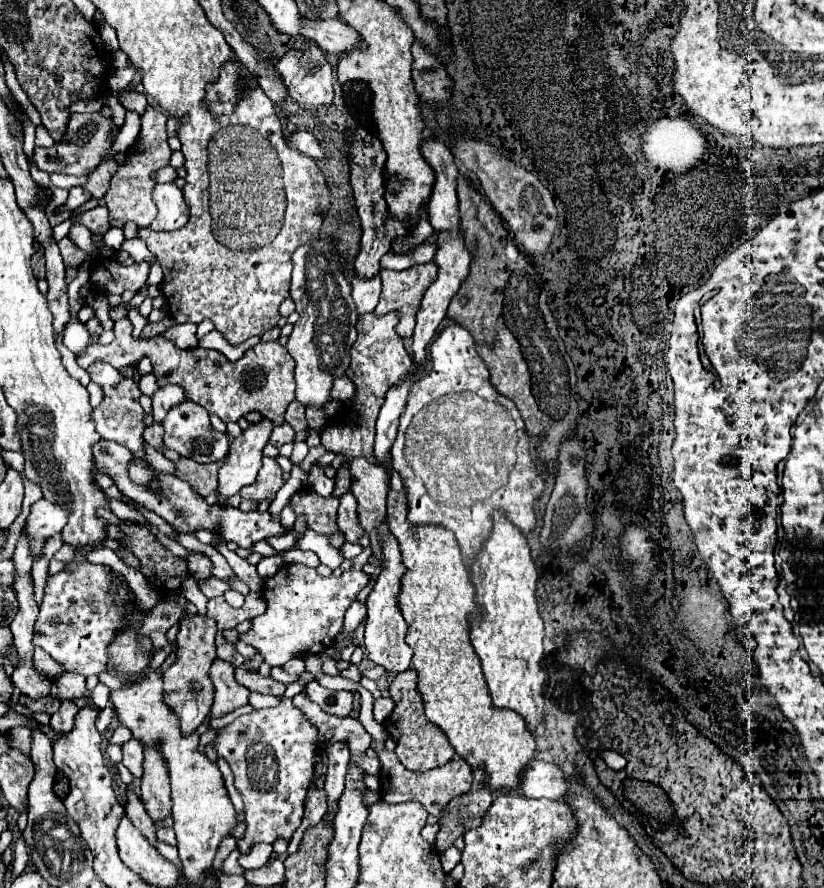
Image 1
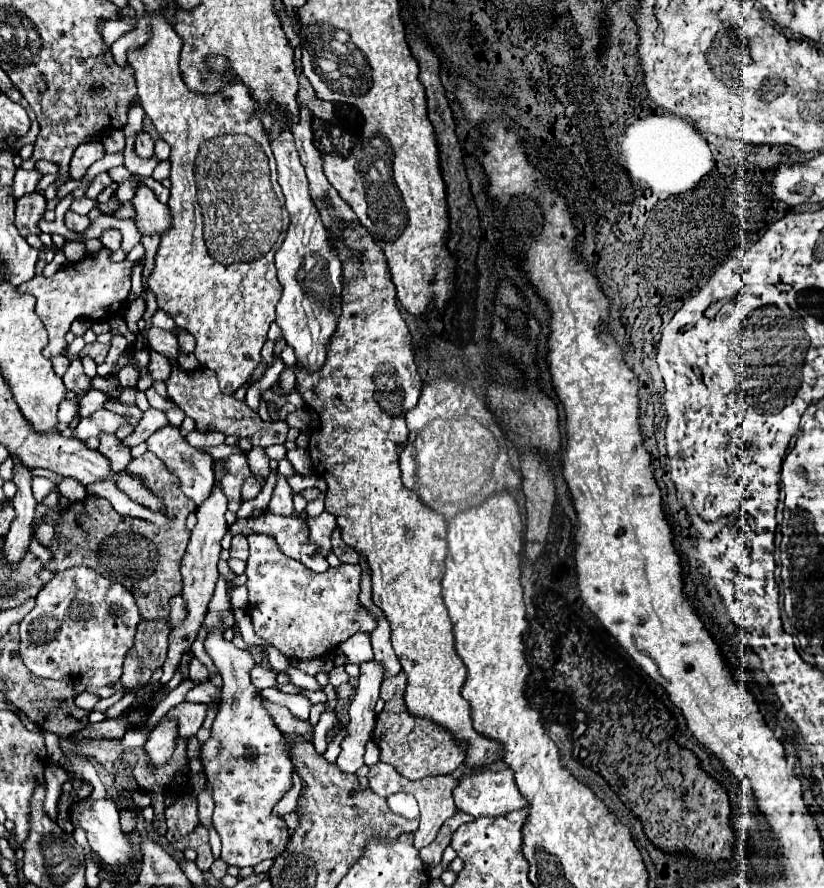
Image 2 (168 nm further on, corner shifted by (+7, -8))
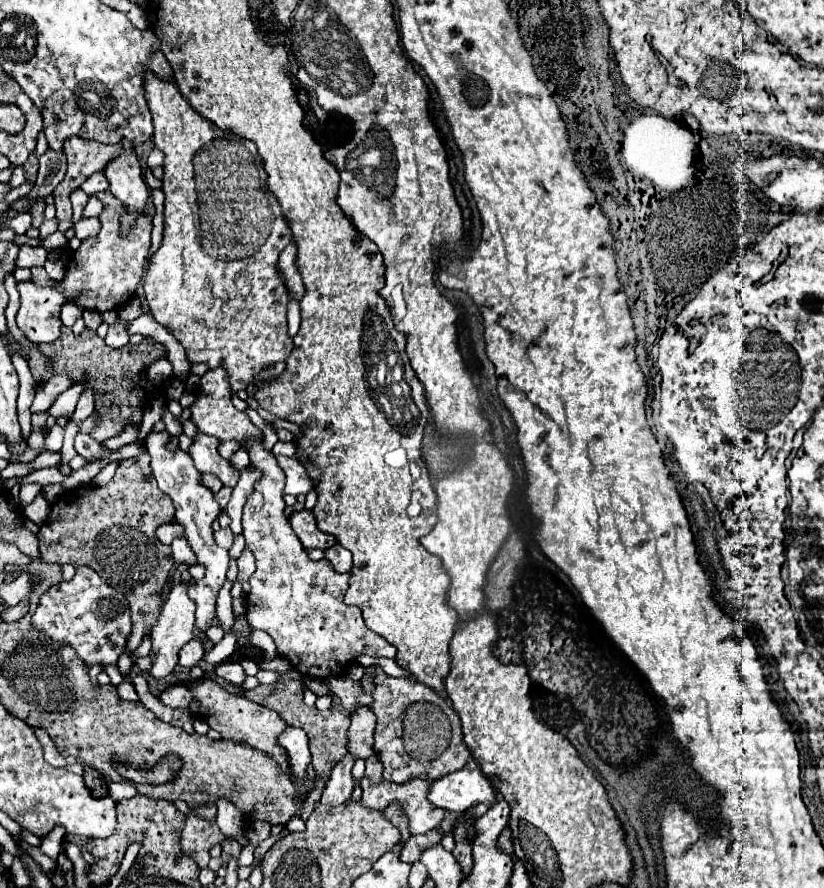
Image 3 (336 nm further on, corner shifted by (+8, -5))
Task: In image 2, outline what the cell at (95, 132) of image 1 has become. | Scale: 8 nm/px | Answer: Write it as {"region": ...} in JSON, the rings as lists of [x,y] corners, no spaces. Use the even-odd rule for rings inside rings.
{"region":[[[17,169],[15,173],[15,179],[13,179],[13,185],[11,185],[11,195],[15,199],[27,195],[27,193],[33,193],[37,183],[41,179],[41,173],[39,171],[25,171],[25,169]]]}

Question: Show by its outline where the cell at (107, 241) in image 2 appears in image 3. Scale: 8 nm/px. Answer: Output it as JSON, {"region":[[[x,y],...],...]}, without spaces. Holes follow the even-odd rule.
{"region":[[[82,218],[80,222],[74,224],[74,228],[76,228],[76,236],[80,240],[86,240],[100,232],[100,220],[98,218]]]}

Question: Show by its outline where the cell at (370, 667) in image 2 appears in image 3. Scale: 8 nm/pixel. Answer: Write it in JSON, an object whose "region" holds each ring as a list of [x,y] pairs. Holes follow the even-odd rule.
{"region":[[[348,750],[344,754],[344,758],[332,768],[330,780],[326,782],[326,790],[324,790],[322,800],[320,800],[322,804],[336,806],[336,804],[346,802],[352,796],[352,788],[354,788],[352,766],[354,766],[354,762],[356,762],[356,756]]]}

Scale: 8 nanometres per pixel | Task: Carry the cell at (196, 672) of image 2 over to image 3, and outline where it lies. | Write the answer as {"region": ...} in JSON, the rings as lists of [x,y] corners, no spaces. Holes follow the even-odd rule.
{"region":[[[194,638],[192,644],[186,644],[186,648],[182,648],[182,652],[180,652],[180,660],[178,660],[178,666],[182,666],[182,668],[192,668],[192,666],[196,666],[202,658],[204,658],[202,642]]]}

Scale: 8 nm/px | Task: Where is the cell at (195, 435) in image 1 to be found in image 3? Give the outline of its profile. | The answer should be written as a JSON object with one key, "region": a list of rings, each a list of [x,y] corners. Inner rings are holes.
{"region":[[[150,430],[148,436],[146,436],[146,440],[144,440],[144,446],[146,446],[148,454],[152,456],[150,466],[152,466],[156,482],[158,482],[158,488],[172,498],[172,502],[176,506],[176,522],[180,522],[184,526],[184,536],[190,542],[196,558],[198,558],[198,562],[206,566],[204,578],[194,588],[190,588],[190,596],[196,602],[196,626],[198,626],[198,630],[202,634],[204,650],[212,652],[214,642],[206,636],[206,630],[216,620],[216,598],[218,598],[218,590],[222,588],[222,584],[226,580],[226,572],[228,572],[228,550],[216,546],[214,530],[212,530],[212,522],[218,518],[218,514],[220,514],[222,508],[216,502],[214,492],[202,484],[202,474],[198,474],[198,470],[194,468],[194,462],[190,460],[190,454],[184,452],[184,450],[180,450],[180,448],[176,452],[168,450],[170,438],[172,436],[166,430],[162,430],[162,432]]]}

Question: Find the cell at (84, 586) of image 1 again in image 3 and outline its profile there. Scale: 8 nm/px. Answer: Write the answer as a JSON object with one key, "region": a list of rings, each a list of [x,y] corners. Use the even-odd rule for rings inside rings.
{"region":[[[78,566],[72,580],[62,580],[40,596],[38,608],[32,614],[32,628],[52,640],[72,646],[88,668],[94,664],[108,668],[126,652],[132,632],[130,604],[122,592],[106,584],[92,568]]]}

